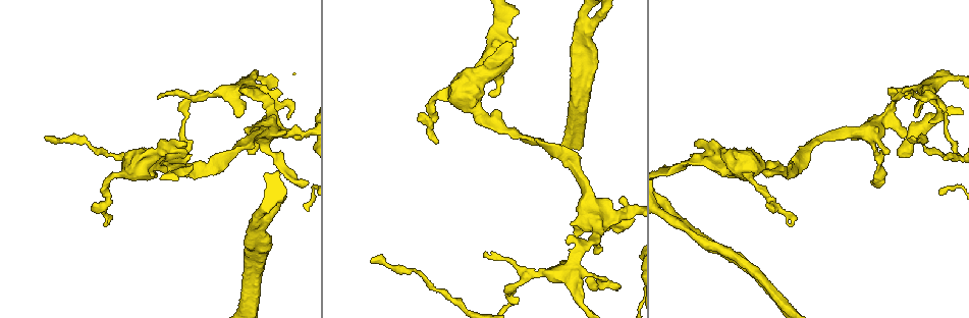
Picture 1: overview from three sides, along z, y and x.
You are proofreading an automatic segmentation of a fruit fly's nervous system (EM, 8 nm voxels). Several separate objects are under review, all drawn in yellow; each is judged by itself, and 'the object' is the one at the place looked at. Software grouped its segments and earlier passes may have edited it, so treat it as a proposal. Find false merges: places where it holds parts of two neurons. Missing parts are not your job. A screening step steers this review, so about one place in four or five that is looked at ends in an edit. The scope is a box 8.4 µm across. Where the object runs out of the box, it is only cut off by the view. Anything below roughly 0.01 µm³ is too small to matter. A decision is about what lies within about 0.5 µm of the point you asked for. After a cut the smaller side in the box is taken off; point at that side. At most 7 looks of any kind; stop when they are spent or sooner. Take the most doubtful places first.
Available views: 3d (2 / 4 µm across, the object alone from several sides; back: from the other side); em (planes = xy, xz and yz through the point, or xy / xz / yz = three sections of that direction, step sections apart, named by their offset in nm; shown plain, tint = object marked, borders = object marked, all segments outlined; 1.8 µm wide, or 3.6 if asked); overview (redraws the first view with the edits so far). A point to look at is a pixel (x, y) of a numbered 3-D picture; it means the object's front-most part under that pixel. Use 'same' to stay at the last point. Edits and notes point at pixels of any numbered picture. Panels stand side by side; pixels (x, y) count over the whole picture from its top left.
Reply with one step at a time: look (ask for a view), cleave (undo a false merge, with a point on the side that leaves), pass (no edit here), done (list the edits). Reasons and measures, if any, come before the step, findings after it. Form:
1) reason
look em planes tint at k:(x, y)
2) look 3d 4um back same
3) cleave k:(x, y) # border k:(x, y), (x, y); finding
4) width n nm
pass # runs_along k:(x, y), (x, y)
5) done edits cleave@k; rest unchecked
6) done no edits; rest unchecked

touches itself
look 3d 2um at 1:(711, 245)

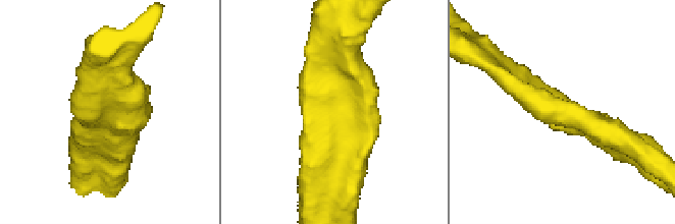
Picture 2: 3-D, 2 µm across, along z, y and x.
now the EM
look em planes tint at 2:(564, 112)

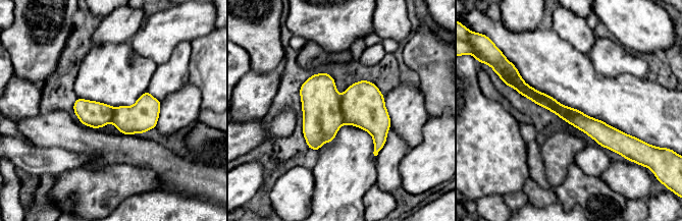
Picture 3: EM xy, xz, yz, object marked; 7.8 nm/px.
pass # all the same neuron

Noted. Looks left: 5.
sudden change in width
look 3d 4um at 1:(920, 88)

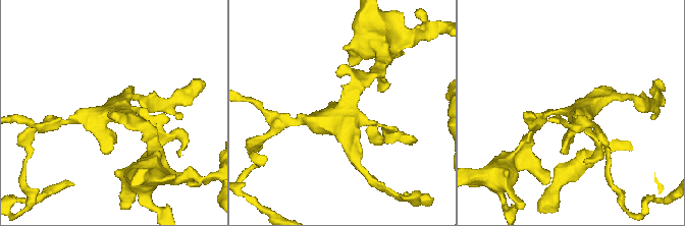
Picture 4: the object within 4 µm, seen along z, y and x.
look em xz step 16 borders at 4:(572, 112)

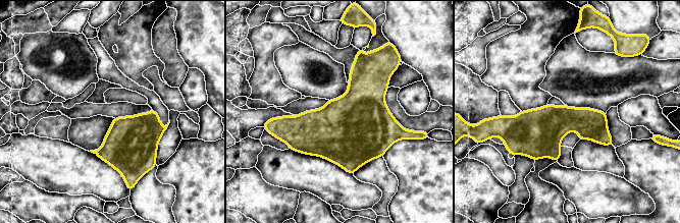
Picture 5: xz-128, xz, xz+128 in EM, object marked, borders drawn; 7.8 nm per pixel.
pass # one neuron here

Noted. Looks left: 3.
four or more arms meet
look em 3.6um xz step 16 tint at 1:(275, 132)

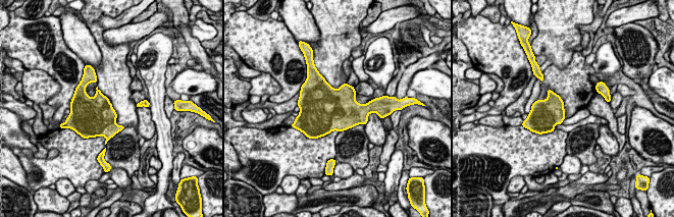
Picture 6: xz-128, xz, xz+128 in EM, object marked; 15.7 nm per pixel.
pass # one neuron here

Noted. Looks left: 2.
done no edits; rest unchecked

